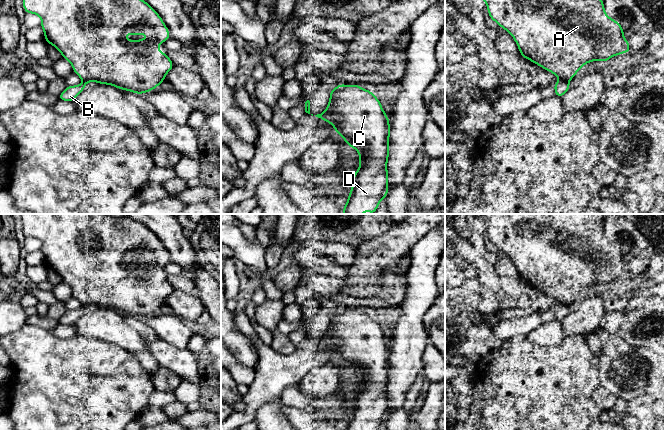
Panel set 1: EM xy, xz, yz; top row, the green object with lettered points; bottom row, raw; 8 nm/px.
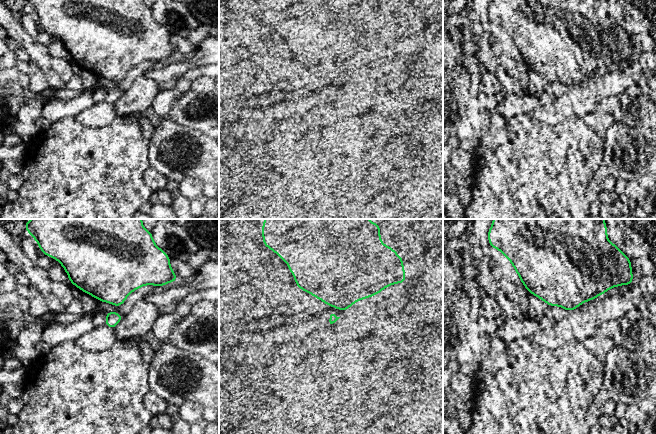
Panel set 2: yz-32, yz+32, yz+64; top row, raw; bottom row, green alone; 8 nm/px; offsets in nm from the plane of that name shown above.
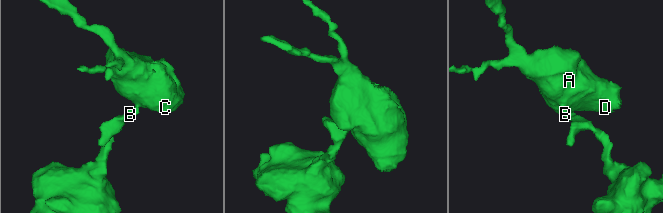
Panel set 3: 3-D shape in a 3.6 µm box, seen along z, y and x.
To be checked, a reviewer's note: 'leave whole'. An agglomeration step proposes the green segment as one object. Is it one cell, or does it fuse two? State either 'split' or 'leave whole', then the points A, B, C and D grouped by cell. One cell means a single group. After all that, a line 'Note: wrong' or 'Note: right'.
split | A C D / B
Note: wrong

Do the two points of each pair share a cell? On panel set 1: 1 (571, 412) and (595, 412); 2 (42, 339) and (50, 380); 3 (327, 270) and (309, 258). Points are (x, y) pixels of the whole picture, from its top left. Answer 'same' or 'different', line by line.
1: same
2: same
3: same

